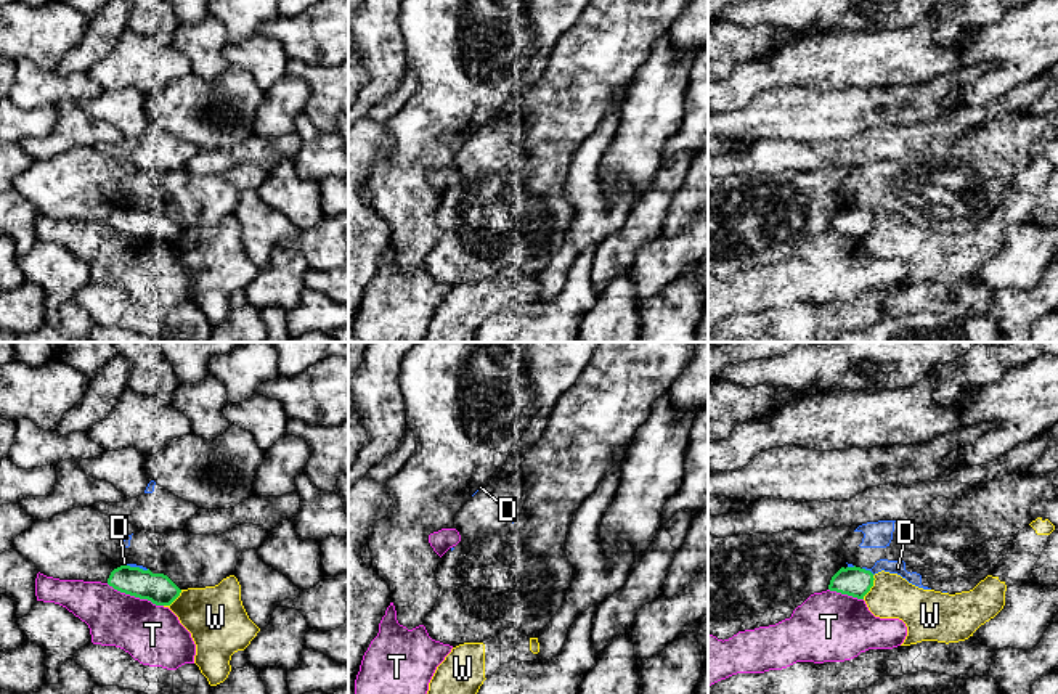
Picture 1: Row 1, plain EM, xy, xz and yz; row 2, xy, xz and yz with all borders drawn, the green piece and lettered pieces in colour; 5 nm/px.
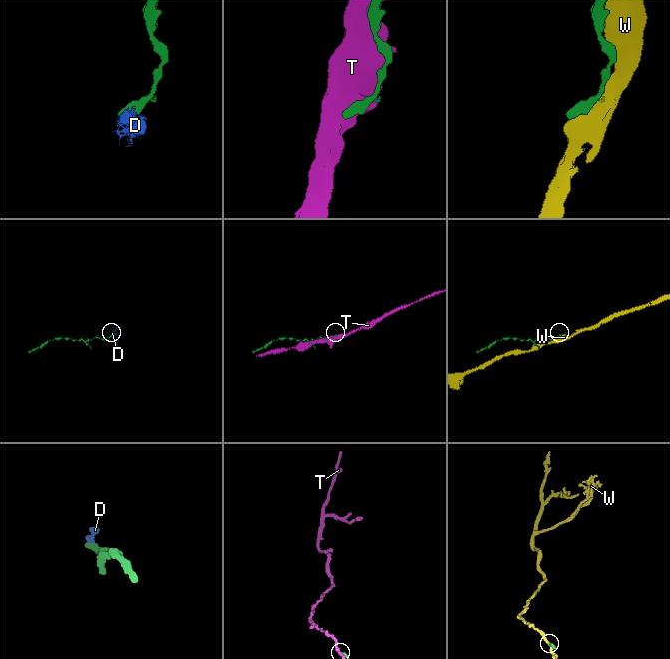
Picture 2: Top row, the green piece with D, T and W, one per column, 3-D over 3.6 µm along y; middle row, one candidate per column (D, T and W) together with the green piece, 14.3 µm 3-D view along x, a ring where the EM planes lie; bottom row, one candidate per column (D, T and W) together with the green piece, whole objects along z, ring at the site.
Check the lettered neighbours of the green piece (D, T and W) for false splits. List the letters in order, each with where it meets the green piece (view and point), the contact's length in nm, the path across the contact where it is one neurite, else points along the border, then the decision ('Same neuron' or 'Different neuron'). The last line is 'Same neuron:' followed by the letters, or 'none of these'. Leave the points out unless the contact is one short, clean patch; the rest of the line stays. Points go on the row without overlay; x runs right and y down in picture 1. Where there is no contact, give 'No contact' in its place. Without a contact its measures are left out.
D: Touches green at yz (869, 211). Shared border 70 nm. Same neuron
T: Touches green at xy (135, 236). Shared border 300 nm. Different neuron
W: Touches green at yz (872, 225). Shared border 130 nm. Different neuron
Same neuron: D

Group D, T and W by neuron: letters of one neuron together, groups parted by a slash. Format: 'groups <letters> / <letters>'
groups D / T / W

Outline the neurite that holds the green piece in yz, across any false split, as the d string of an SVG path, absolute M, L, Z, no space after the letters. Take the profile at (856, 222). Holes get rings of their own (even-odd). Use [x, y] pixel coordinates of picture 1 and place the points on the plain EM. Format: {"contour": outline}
{"contour": "M880 199L875 202L872 209L867 207L856 207L853 204L848 204L848 207L841 207L830 220L828 230L836 231L841 235L848 235L857 239L864 239L864 236L870 231L873 227L873 215L878 212L889 212L897 214L902 218L905 218L909 223L923 228L931 230L928 227L922 225L922 215L917 212L907 212L904 201L888 201Z"}

